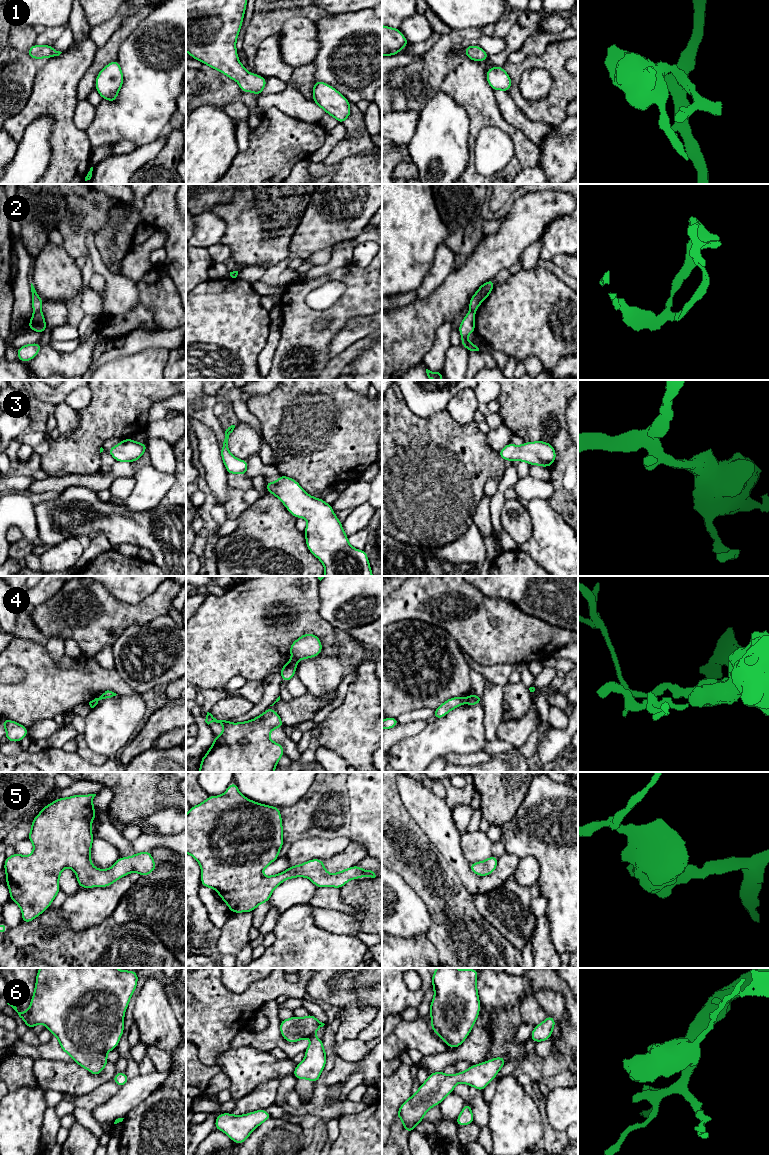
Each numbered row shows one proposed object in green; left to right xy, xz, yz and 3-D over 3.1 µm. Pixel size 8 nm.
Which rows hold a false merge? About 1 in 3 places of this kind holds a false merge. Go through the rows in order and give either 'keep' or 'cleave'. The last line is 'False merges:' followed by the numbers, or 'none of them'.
1: keep
2: cleave
3: keep
4: cleave
5: keep
6: keep
False merges: 2, 4

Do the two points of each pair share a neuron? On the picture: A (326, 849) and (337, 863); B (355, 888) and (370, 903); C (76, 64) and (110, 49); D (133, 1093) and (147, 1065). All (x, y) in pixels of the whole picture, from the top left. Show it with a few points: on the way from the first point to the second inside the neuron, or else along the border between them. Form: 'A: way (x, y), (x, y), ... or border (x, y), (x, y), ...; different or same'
A: border (350, 842), (340, 853), (323, 860); different
B: way (359, 892), (366, 899); same
C: border (98, 48), (91, 65), (82, 76); different
D: border (156, 1070), (150, 1073), (139, 1074); different

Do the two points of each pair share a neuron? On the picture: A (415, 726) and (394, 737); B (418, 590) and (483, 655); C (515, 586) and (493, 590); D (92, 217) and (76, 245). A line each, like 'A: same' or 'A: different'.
A: same
B: same
C: same
D: same

